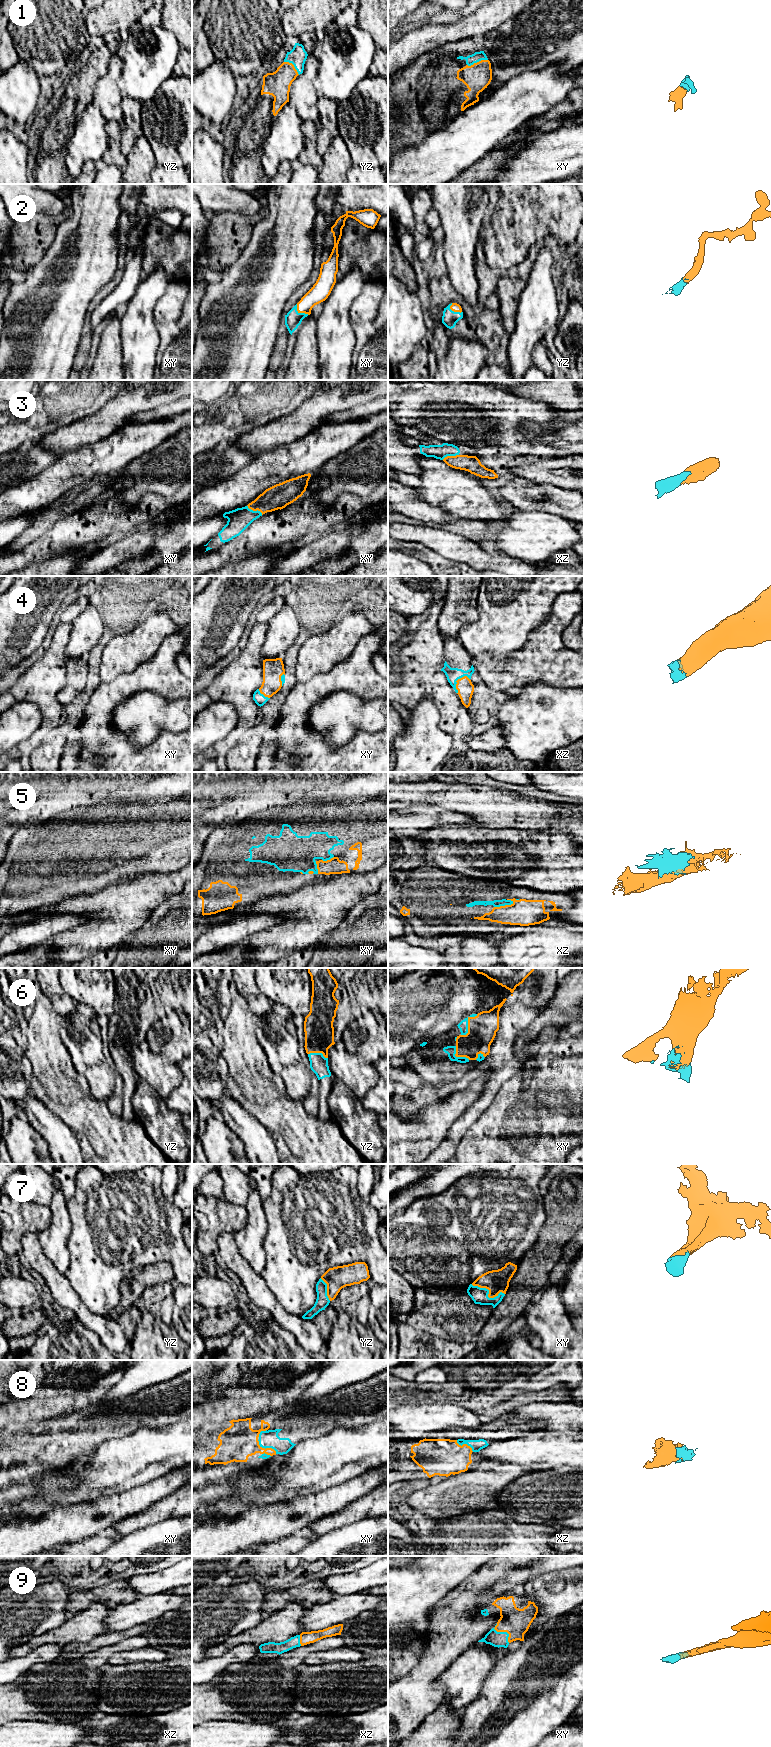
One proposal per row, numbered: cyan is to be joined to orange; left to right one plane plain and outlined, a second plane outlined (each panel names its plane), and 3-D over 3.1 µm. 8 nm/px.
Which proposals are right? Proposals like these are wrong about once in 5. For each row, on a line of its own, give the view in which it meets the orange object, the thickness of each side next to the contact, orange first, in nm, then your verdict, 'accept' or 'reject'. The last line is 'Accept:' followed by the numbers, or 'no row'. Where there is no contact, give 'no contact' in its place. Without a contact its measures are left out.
1: contact in xy; calibres 220 and 80 nm; accept
2: contact in xy; calibres 150 and 140 nm; accept
3: contact in xy; calibres 190 and 180 nm; accept
4: contact in xz; calibres 130 and 110 nm; accept
5: contact in xz; calibres 220 and 60 nm; accept
6: contact in xy; calibres 220 and 80 nm; accept
7: contact in xy; calibres 190 and 130 nm; accept
8: contact in xy; calibres 280 and 140 nm; accept
9: contact in xy; calibres 220 and 130 nm; accept
Accept: 1, 2, 3, 4, 5, 6, 7, 8, 9

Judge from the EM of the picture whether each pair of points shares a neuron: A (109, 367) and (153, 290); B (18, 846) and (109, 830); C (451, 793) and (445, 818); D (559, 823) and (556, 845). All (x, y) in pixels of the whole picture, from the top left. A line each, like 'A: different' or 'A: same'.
A: different
B: same
C: different
D: different

